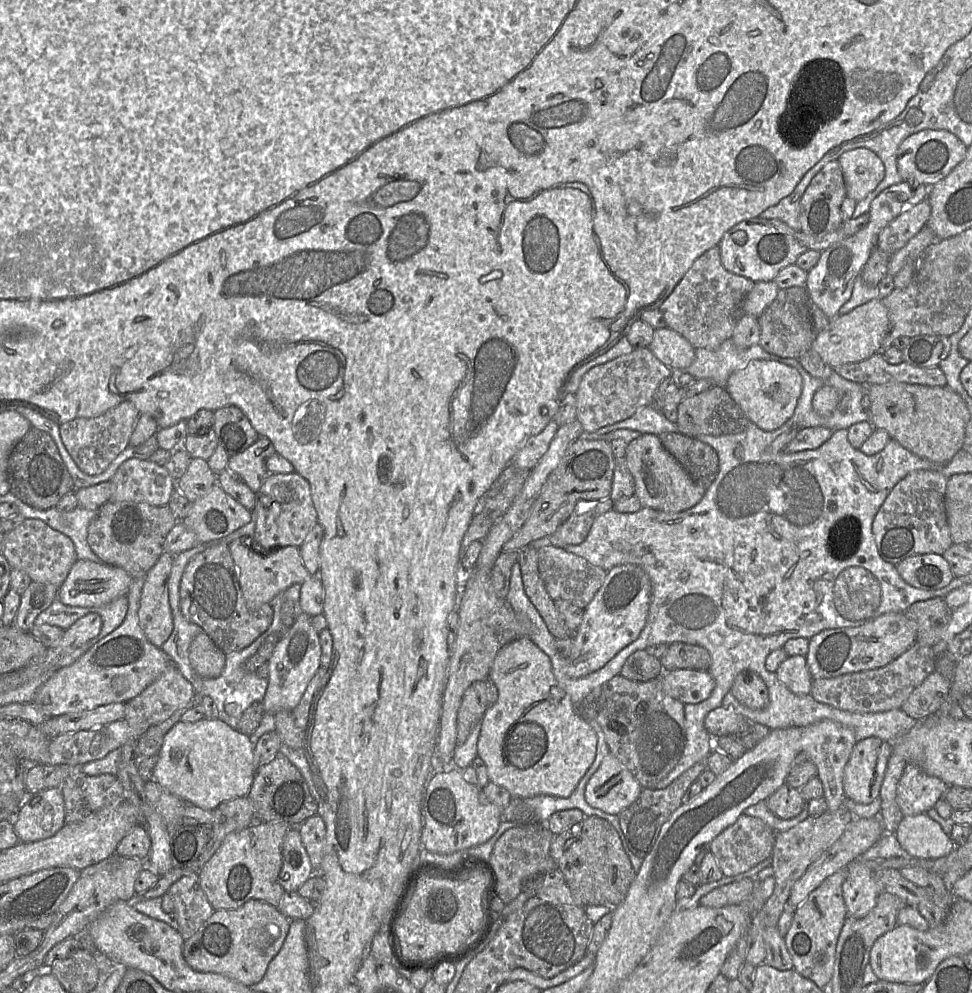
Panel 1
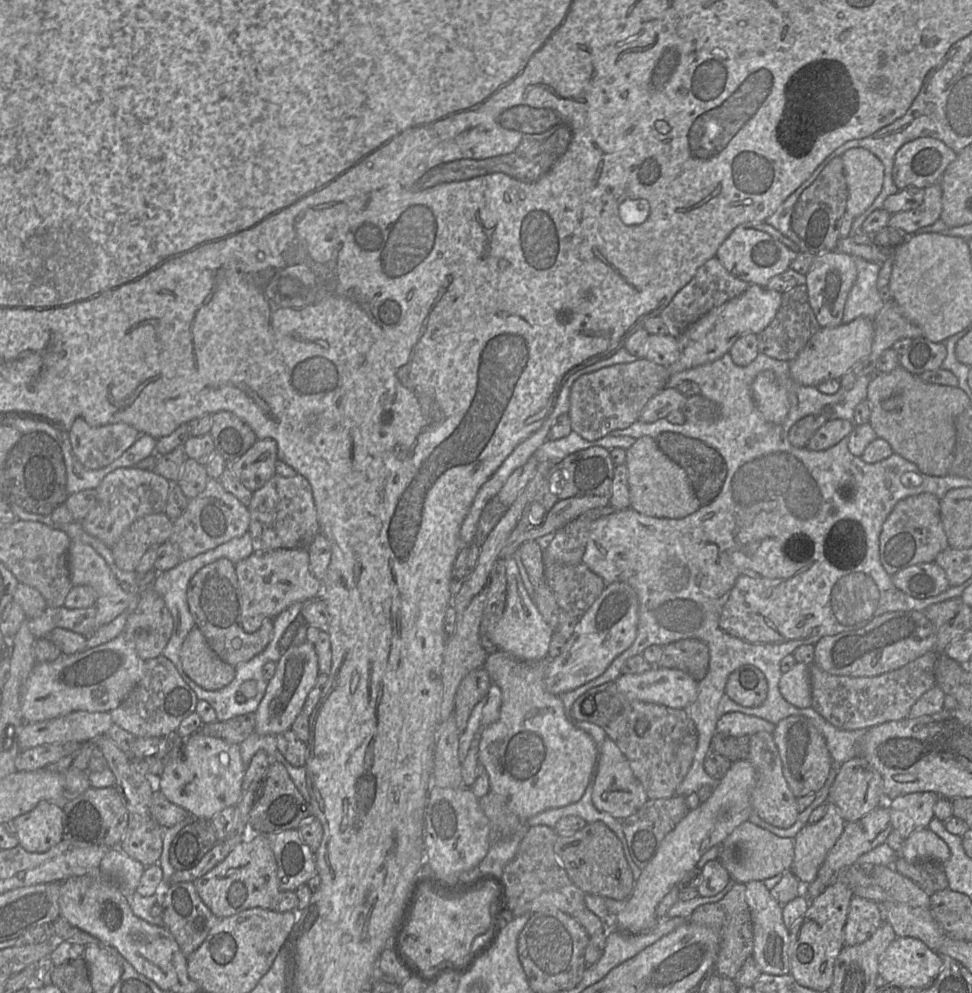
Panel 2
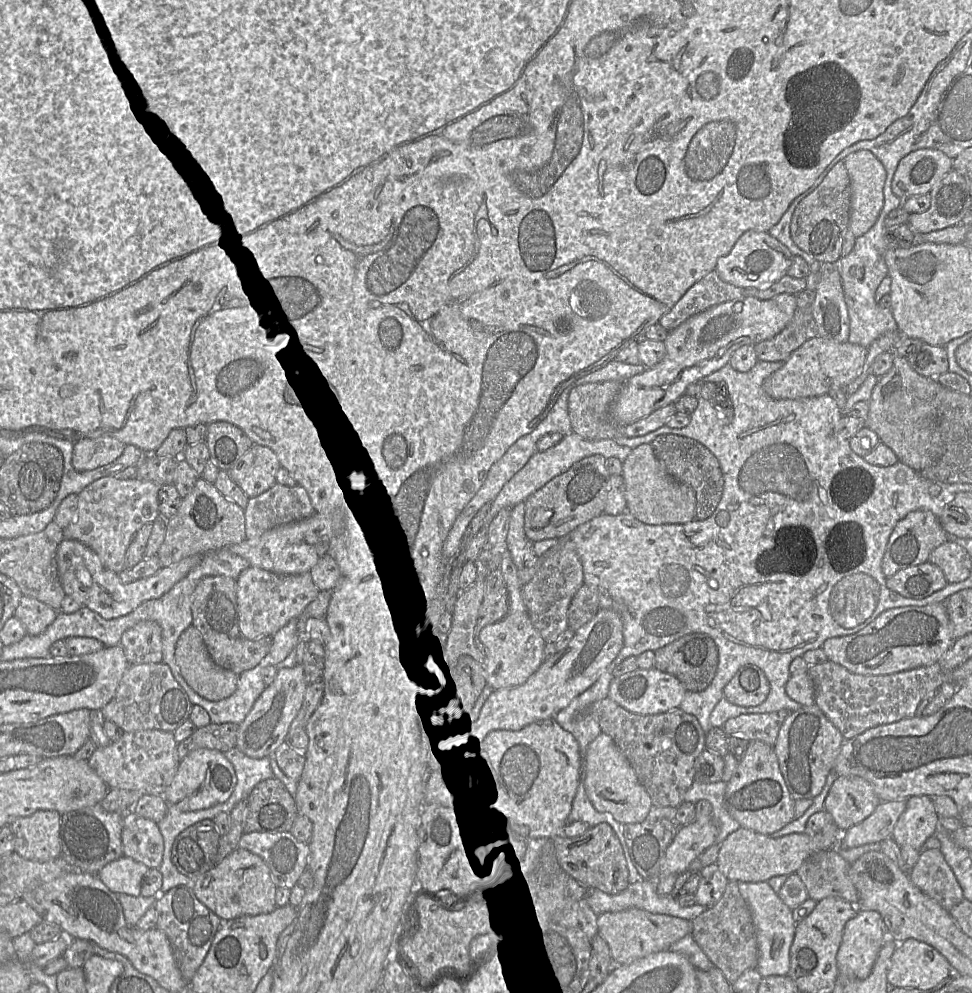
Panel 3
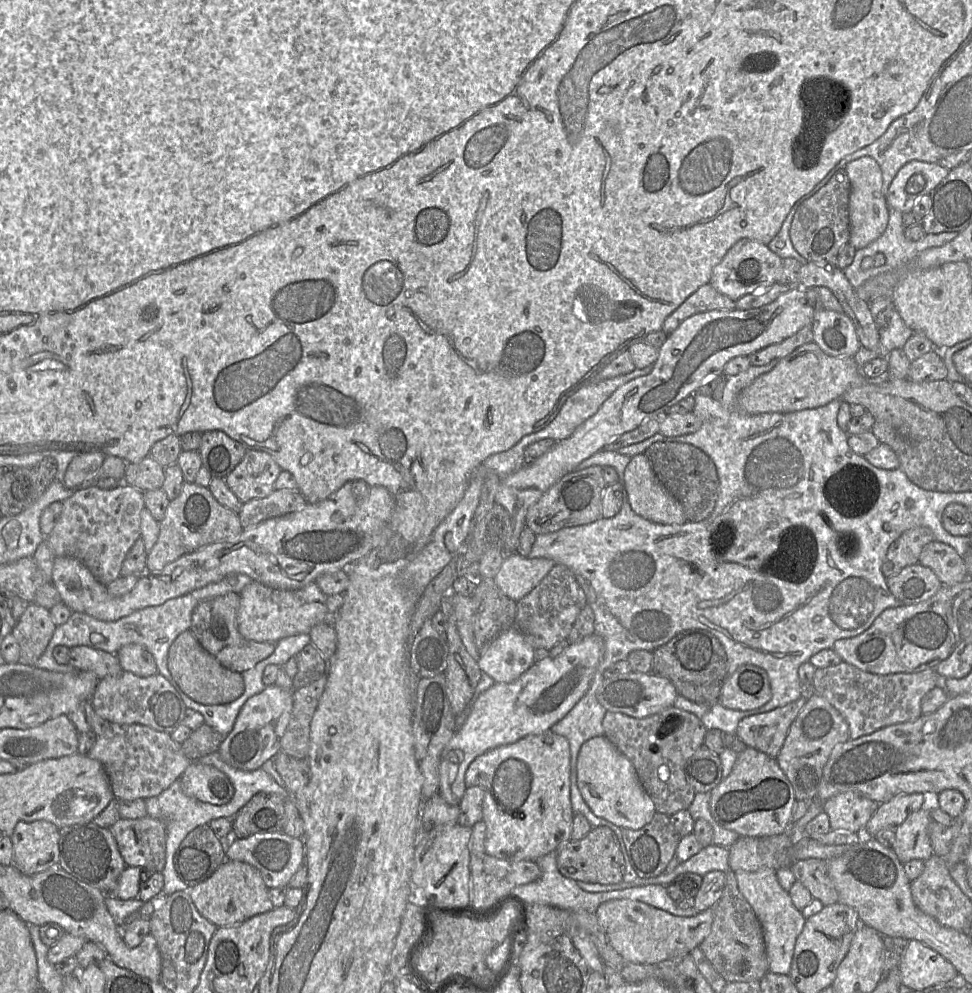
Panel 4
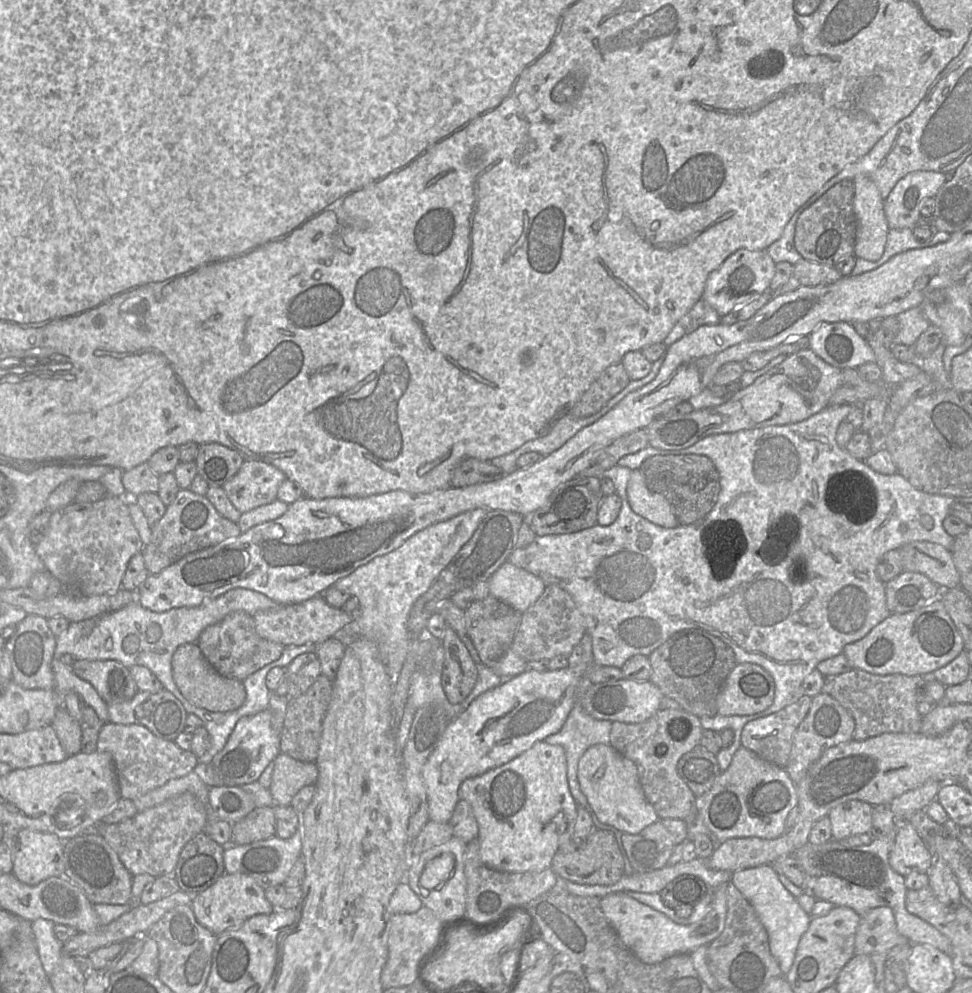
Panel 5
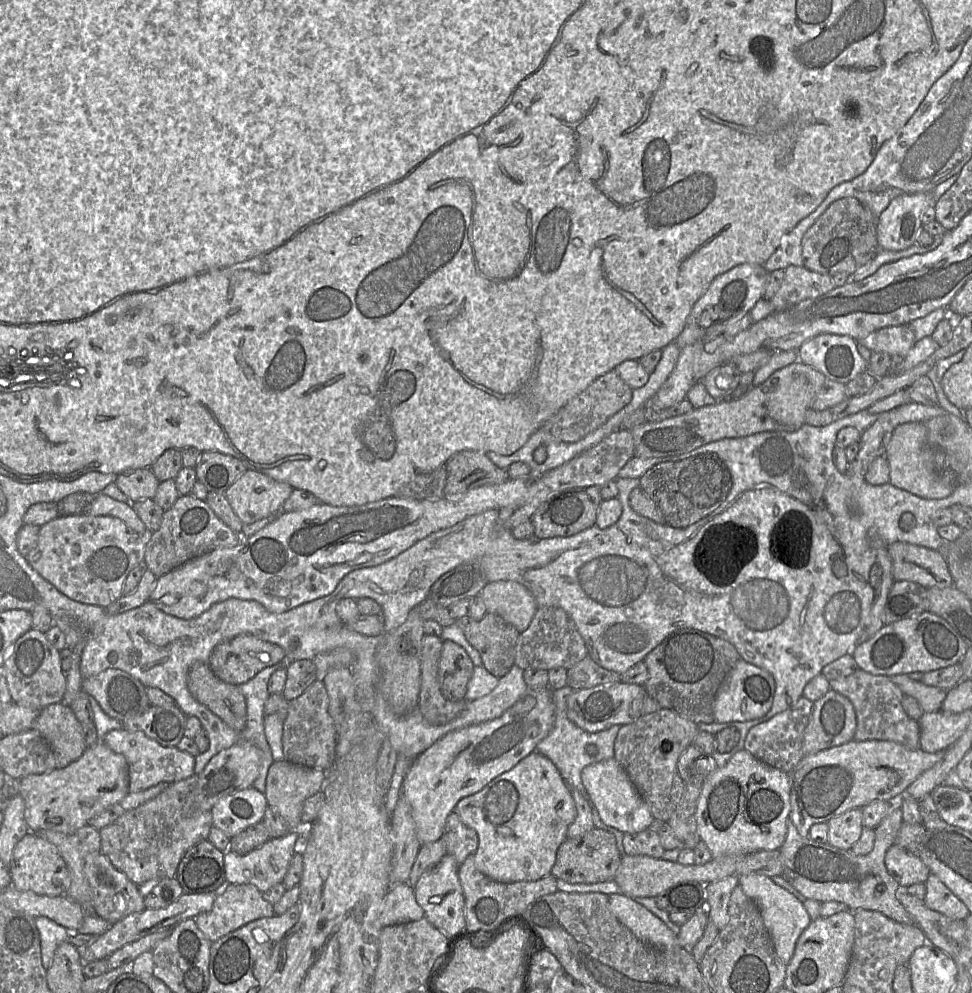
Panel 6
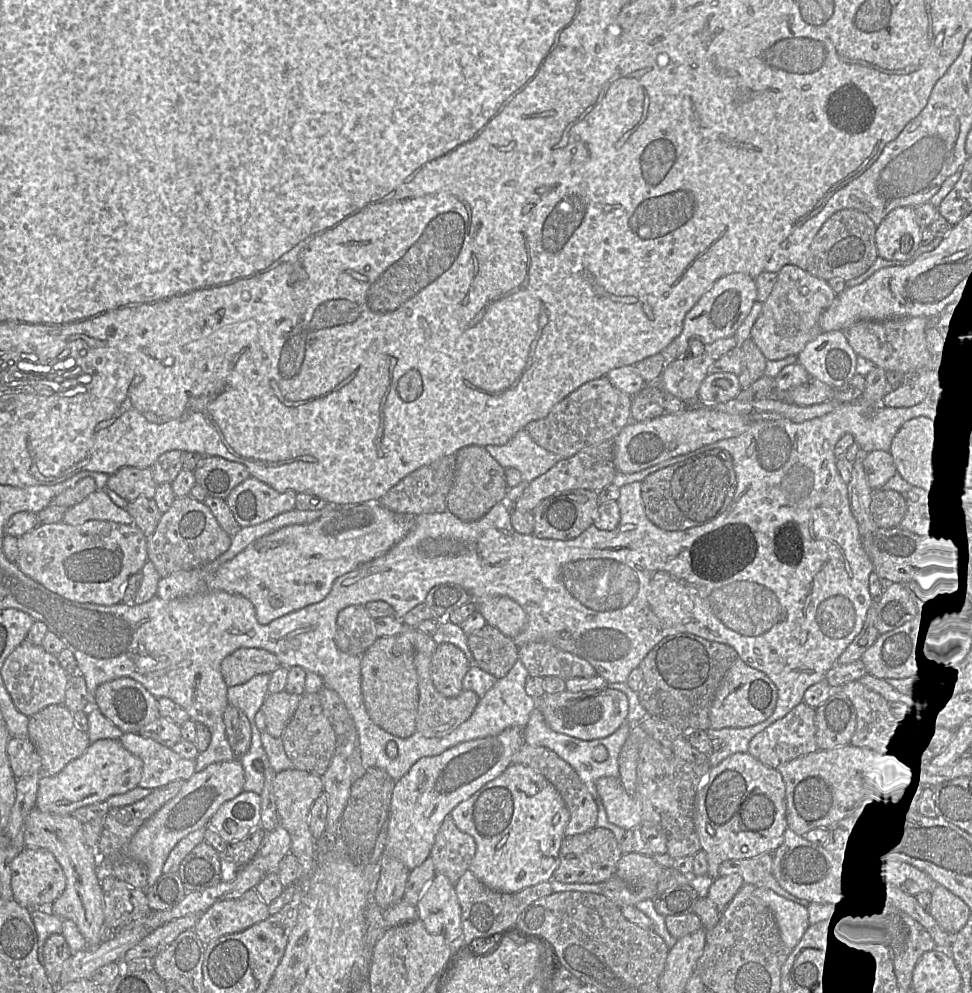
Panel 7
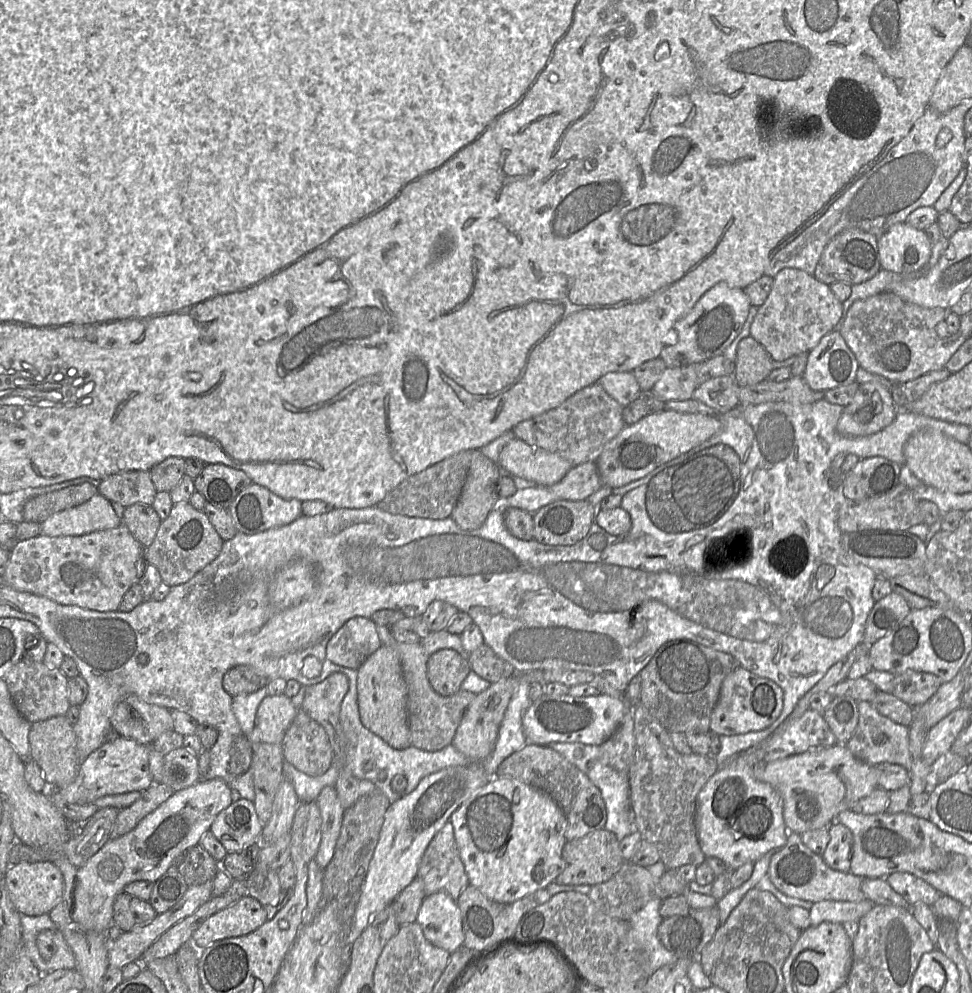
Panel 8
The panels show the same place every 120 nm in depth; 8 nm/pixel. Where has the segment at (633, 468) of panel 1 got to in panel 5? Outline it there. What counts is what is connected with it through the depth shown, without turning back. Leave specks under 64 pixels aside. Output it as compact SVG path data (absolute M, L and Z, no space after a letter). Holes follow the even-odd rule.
M640 469L631 471L627 484L627 498L631 509L650 522L665 528L679 525L668 500L648 489Z

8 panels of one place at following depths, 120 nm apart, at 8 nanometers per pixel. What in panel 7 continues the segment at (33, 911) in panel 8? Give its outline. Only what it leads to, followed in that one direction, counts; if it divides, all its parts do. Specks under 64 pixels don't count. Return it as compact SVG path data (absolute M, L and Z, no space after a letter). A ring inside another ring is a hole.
M24 848L12 861L11 886L14 899L23 907L48 909L64 892L66 876L54 855L44 849Z

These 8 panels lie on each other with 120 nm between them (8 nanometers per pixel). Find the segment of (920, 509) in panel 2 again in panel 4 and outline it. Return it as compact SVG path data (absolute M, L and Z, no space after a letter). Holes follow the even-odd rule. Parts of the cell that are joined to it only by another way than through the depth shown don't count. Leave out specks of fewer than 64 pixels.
M918 526L904 531L889 547L882 564L886 578L898 574L903 568L919 562L922 549L934 541L932 530Z

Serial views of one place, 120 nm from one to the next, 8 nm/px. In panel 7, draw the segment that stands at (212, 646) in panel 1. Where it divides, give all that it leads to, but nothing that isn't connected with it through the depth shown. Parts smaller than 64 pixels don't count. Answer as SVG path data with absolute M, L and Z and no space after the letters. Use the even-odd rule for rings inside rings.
M228 705L223 714L226 738L234 755L239 758L250 748L251 727L245 714L234 706Z

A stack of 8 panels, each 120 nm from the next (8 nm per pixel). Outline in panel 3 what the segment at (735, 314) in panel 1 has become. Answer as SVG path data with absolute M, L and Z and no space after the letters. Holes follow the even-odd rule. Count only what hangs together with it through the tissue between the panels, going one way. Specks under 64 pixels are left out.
M715 270L691 286L659 323L668 332L713 306L742 298L744 289L723 281Z

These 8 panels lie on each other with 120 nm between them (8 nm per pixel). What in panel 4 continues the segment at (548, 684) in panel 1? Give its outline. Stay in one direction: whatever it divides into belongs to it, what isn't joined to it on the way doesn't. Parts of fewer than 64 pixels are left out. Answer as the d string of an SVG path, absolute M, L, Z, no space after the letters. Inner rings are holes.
M551 729L542 734L529 735L520 740L496 747L478 756L468 767L465 776L467 788L478 786L484 791L483 821L486 824L485 851L487 854L516 862L537 861L557 851L571 840L574 812L571 803L571 751L568 739Z

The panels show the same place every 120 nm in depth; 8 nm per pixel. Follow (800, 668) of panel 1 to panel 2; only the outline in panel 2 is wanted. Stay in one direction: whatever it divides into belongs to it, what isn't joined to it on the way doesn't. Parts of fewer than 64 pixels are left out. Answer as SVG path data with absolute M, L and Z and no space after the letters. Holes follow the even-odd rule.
M797 662L789 671L783 673L779 681L782 696L799 708L812 706L810 667Z

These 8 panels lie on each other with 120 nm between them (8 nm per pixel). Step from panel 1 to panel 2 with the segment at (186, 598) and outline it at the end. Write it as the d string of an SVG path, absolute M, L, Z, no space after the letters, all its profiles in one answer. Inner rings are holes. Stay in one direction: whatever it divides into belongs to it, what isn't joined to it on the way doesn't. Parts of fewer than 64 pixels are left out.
M220 558L194 574L187 588L187 602L195 626L201 631L210 648L222 661L233 667L260 654L271 641L273 619L264 619L260 628L253 633L243 630L241 595L235 566L226 558Z

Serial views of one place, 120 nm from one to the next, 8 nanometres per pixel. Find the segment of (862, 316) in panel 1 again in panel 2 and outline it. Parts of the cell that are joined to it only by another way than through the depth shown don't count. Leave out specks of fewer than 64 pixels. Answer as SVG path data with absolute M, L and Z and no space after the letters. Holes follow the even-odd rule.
M858 317L836 327L824 327L814 334L798 355L789 361L790 376L798 384L817 387L835 379L840 380L871 352L874 339L874 319Z

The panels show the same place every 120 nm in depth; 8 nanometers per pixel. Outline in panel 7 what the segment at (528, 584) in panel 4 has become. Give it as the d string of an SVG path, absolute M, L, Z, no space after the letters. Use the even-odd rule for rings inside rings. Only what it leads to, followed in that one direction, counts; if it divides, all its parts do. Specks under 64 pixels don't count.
M489 597L477 601L476 605L485 618L486 624L497 628L511 639L520 634L527 626L526 612L509 597Z

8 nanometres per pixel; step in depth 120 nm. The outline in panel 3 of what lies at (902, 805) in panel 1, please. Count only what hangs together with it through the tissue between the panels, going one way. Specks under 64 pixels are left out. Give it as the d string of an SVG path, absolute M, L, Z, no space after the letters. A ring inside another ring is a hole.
M914 796L906 800L905 811L899 817L892 839L900 846L910 846L921 851L928 838L939 829L939 815L933 798Z

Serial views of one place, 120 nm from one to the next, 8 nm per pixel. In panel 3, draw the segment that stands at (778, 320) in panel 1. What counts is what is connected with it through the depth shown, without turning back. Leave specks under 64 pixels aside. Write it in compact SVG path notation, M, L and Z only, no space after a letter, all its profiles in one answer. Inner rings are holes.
M805 289L796 294L796 309L791 321L774 337L757 343L757 359L768 362L785 362L804 342L818 336L813 317L815 292Z

